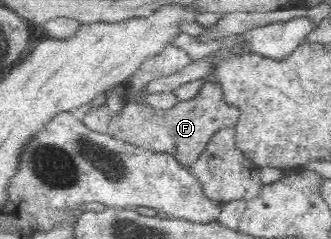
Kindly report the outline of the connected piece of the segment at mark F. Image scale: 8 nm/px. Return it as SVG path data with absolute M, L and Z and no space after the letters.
M205 80L194 98L179 101L171 109L153 108L141 100L125 105L119 113L113 113L107 131L121 141L145 151L170 154L181 165L189 167L201 156L218 129L235 126L238 119L239 108L223 100L223 88Z

